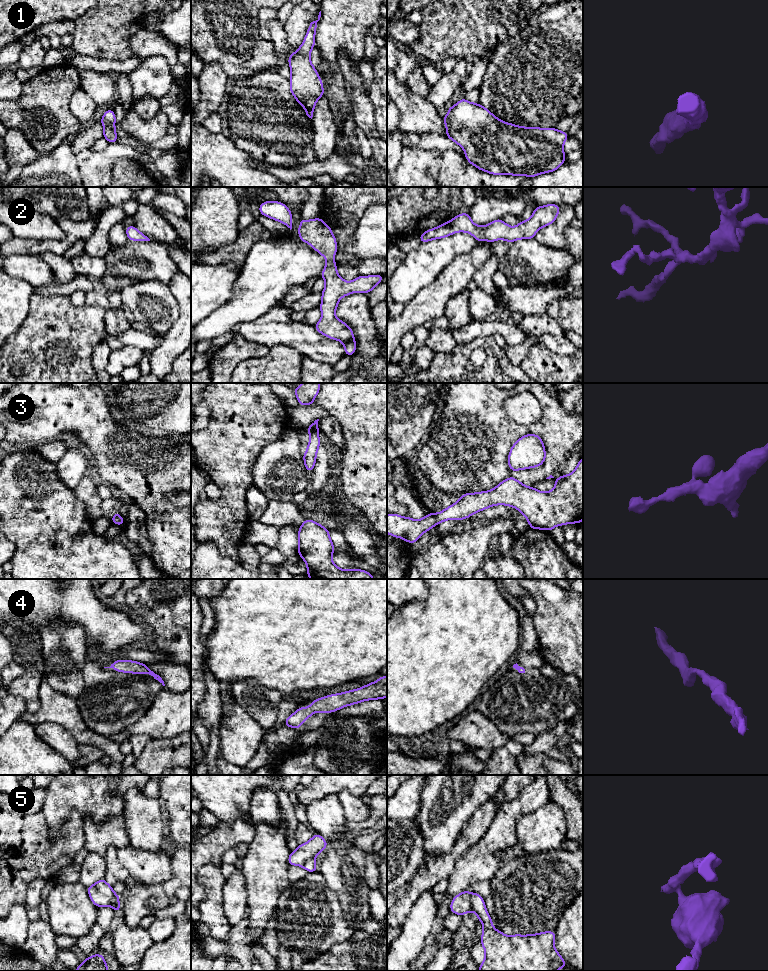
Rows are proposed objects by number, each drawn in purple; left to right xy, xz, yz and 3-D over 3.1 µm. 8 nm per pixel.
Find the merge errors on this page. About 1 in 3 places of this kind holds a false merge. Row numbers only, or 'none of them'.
5

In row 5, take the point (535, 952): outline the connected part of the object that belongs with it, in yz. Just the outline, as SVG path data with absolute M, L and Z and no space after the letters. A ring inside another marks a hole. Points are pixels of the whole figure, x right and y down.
M472 894L471 904L472 910L483 924L480 942L485 950L485 960L479 966L479 971L557 971L568 966L554 947L555 931L507 936L493 927L492 918L487 913L480 894Z

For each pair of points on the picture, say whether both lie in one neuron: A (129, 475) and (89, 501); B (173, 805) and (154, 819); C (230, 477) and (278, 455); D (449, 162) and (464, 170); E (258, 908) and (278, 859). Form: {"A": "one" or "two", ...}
{"A": "two", "B": "two", "C": "two", "D": "one", "E": "one"}

